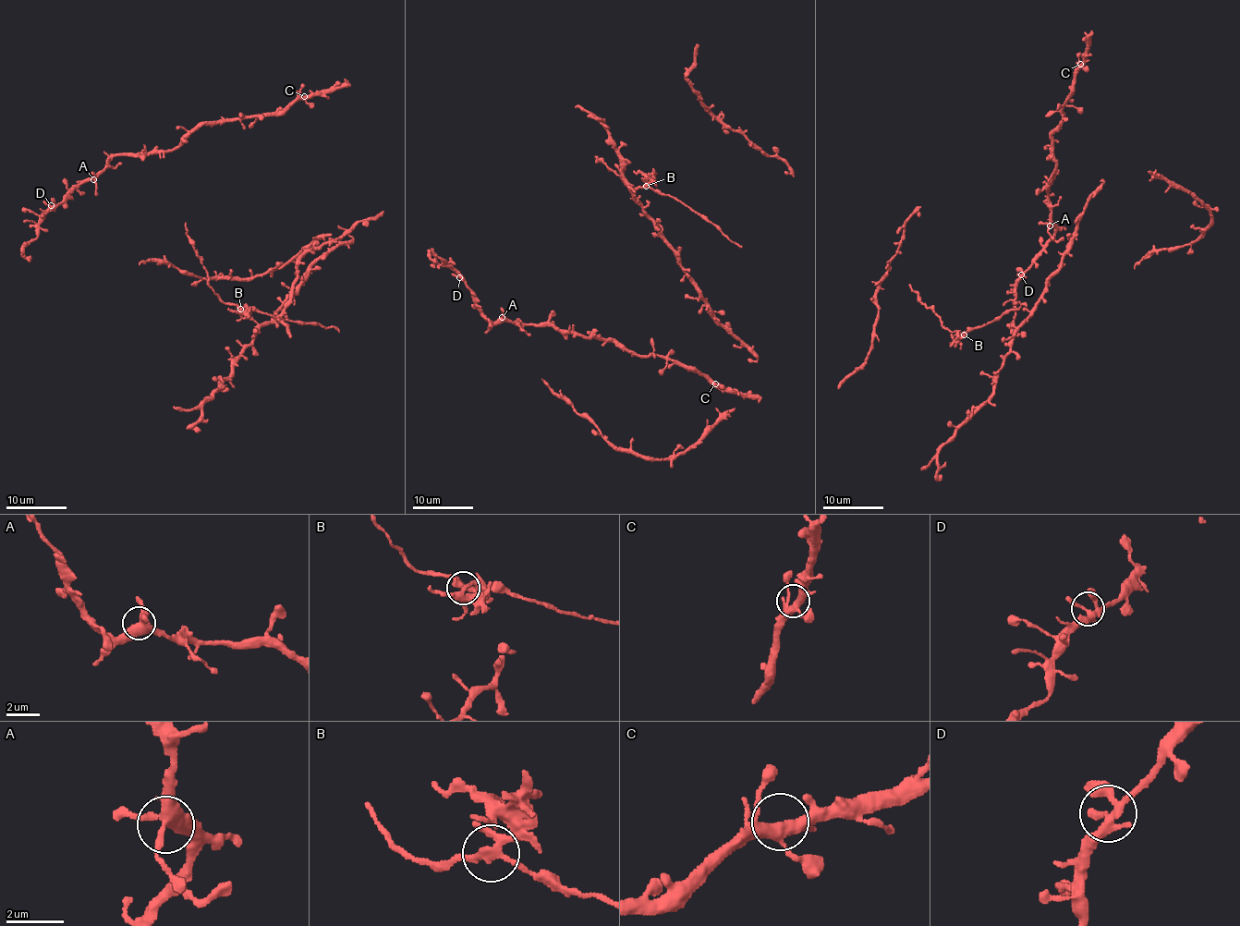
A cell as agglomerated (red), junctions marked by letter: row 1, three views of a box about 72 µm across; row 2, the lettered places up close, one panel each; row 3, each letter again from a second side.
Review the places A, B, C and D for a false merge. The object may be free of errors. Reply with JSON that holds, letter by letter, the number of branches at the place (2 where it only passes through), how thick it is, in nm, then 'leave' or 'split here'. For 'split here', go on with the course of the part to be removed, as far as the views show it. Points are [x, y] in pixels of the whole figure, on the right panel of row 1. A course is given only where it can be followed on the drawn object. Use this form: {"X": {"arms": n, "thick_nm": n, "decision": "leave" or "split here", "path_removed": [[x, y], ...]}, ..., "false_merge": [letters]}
{"A": {"arms": 4, "thick_nm": 400, "decision": "leave"}, "B": {"arms": 4, "thick_nm": 240, "decision": "split here", "path_removed": [[964, 335], [950, 343]]}, "C": {"arms": 4, "thick_nm": 380, "decision": "leave"}, "D": {"arms": 4, "thick_nm": 240, "decision": "leave"}, "false_merge": ["B"]}

